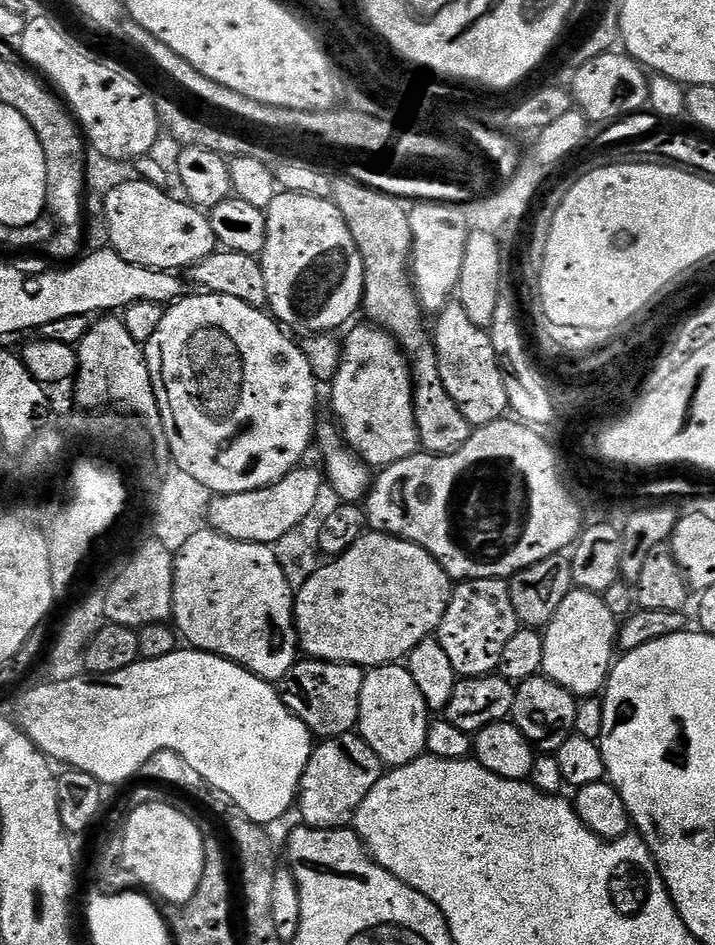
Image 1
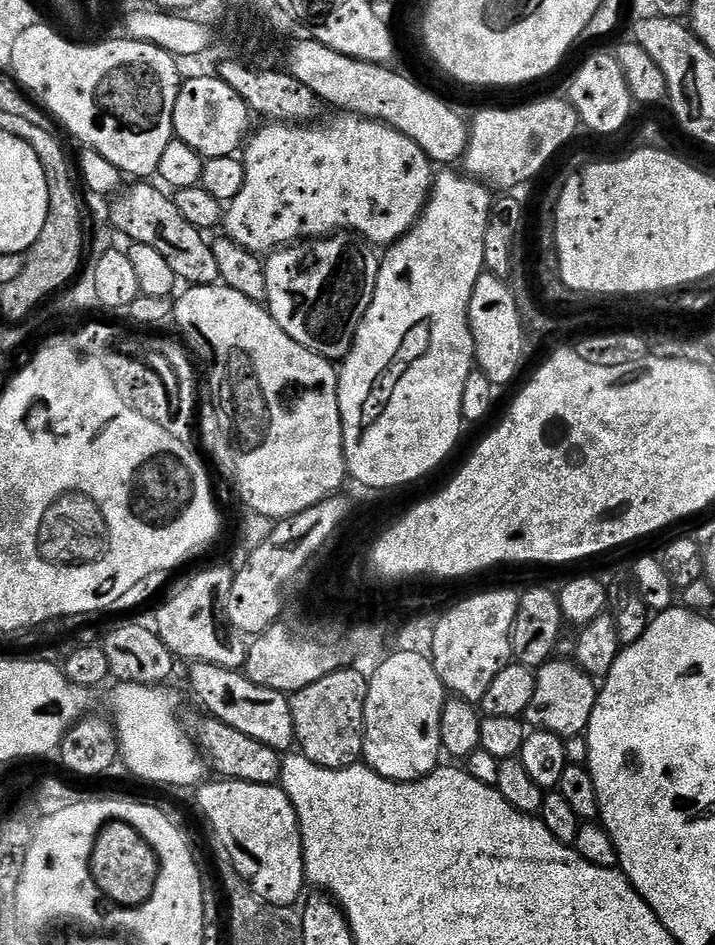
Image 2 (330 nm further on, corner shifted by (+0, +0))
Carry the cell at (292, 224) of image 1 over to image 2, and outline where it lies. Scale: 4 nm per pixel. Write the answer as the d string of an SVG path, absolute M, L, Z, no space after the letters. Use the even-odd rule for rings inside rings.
M345 231L275 249L263 261L268 313L274 318L274 322L278 322L278 326L282 326L282 330L286 330L286 334L290 334L290 338L294 338L294 342L298 342L298 346L306 346L306 350L323 356L325 360L343 361L352 348L352 339L374 298L381 262L381 257L376 256L376 252L377 249L363 236Z

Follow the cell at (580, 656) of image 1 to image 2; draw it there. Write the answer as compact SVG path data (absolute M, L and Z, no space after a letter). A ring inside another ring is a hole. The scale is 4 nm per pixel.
M553 658L541 668L535 669L535 674L534 698L530 706L526 706L522 717L525 725L529 729L549 732L561 738L585 735L594 714L597 681L587 676L571 659Z

